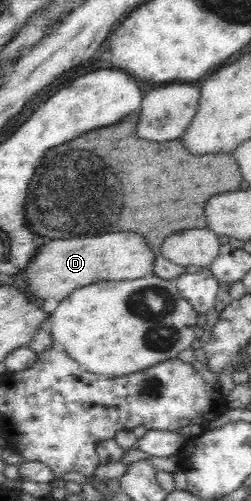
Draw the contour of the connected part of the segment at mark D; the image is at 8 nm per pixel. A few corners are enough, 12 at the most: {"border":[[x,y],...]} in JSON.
{"border":[[138,233],[52,239],[24,267],[33,299],[144,277]]}

